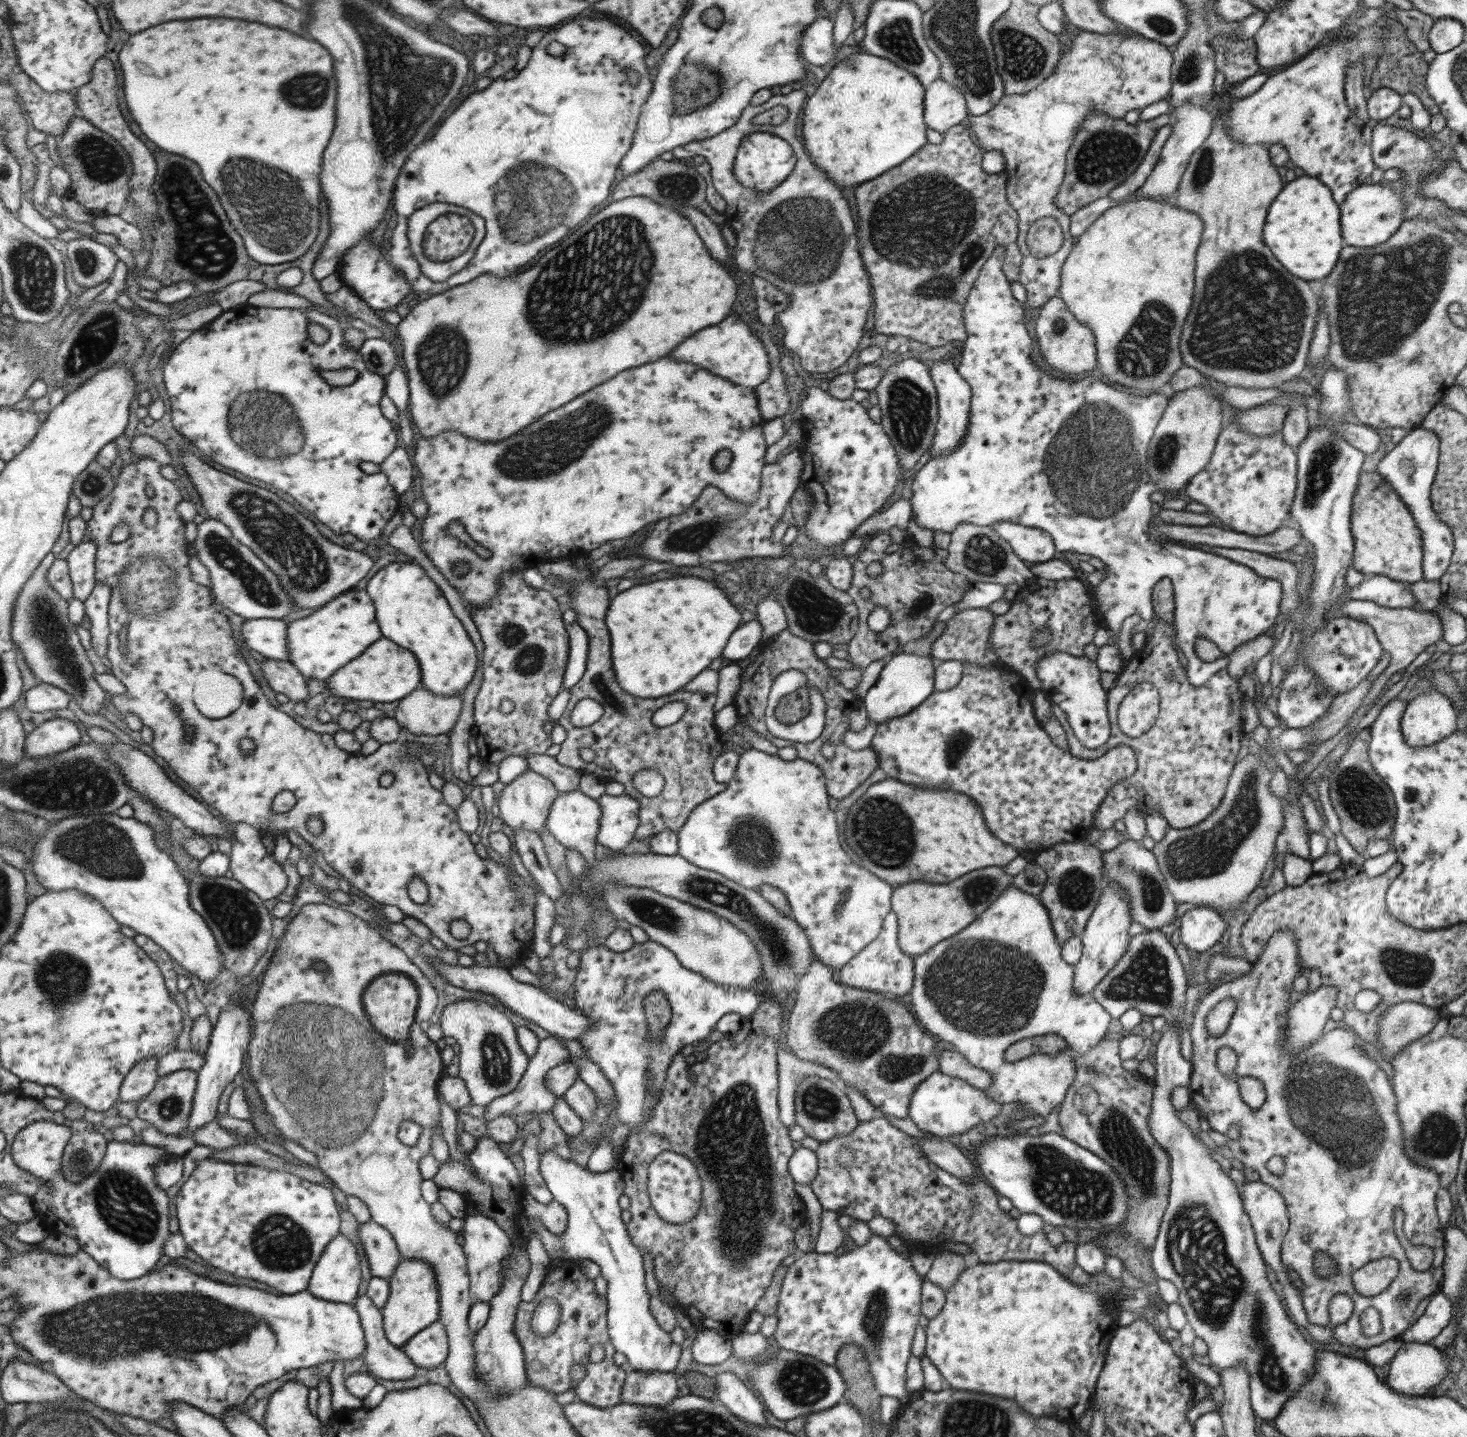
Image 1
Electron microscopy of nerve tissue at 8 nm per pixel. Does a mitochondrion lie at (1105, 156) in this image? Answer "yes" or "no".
yes

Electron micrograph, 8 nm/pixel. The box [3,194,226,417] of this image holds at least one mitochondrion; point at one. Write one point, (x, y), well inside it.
(33, 268)

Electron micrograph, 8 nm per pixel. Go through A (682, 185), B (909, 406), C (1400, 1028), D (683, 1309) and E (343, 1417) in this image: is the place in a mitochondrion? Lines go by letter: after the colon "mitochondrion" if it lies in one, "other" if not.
A: mitochondrion
B: mitochondrion
C: mitochondrion
D: other
E: other

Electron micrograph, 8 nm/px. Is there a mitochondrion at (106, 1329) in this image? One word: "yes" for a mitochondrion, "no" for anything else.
yes

